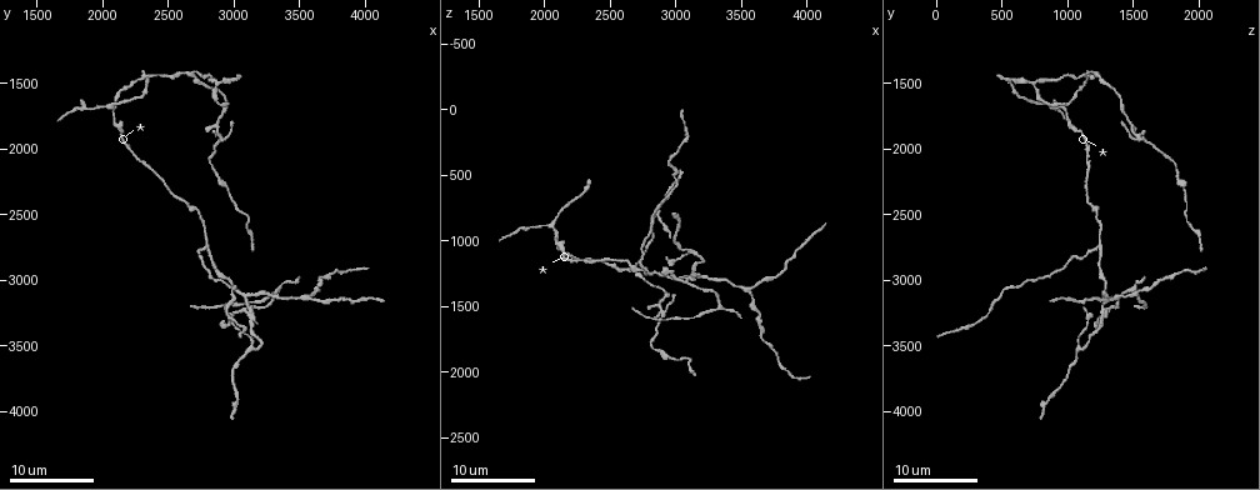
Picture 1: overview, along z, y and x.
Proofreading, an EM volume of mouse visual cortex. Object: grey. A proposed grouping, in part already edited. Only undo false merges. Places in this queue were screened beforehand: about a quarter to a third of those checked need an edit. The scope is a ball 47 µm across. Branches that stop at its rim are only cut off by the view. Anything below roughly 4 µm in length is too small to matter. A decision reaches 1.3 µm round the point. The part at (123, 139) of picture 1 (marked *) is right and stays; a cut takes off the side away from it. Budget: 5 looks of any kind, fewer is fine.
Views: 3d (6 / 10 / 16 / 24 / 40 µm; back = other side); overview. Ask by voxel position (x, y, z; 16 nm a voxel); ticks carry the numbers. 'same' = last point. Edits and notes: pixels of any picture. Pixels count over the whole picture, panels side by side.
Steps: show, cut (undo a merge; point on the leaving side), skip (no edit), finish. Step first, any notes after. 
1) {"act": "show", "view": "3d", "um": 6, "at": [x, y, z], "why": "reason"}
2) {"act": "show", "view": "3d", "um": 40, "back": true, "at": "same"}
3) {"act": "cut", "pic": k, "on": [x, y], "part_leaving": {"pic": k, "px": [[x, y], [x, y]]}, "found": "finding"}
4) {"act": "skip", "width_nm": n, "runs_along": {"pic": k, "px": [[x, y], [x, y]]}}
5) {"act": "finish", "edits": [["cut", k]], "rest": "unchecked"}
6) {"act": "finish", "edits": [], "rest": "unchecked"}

{"act": "show", "view": "3d", "um": 24, "at": [3100, 3240, 1320], "why": "looks like a crossing"}

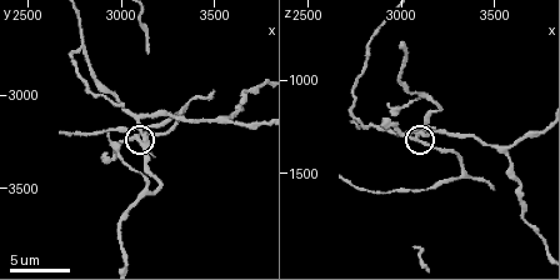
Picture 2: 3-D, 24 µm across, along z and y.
{"act": "show", "view": "3d", "um": 6, "at": [3080, 3220, 1320], "why": "zoom in"}

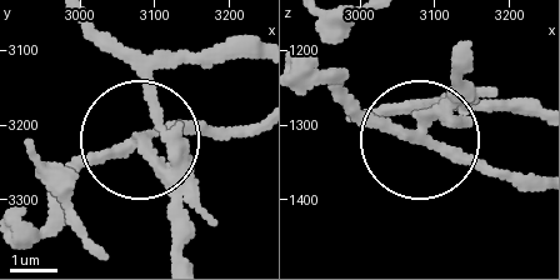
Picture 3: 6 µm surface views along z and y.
{"act": "show", "view": "3d", "um": 6, "back": true, "at": [3085, 3235, 1295]}

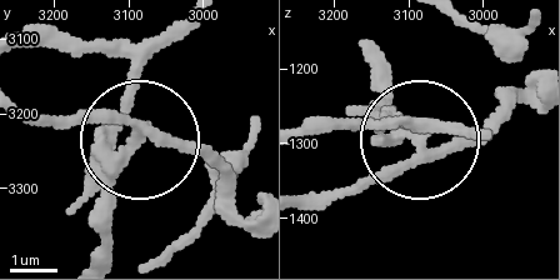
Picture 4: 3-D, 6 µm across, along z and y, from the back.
{"act": "cut", "pic": 4, "on": [109, 116], "arms": 5, "found": "a second cell is stuck on"}

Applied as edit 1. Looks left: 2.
{"act": "show", "view": "3d", "um": 6, "at": [2780, 2760, 1240], "why": "arms part here"}

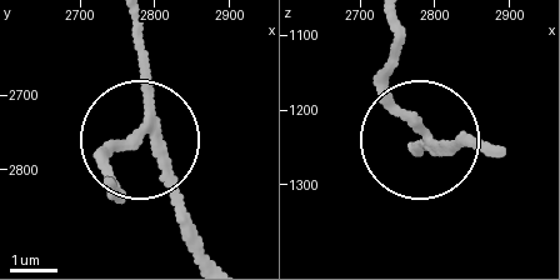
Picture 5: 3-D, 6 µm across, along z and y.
{"act": "cut", "pic": 5, "on": [105, 149], "part_leaving": {"pic": 5, "px": [[146, 128], [106, 159], [114, 188]]}, "found": "a second cell is stuck on"}

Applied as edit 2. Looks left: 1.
{"act": "show", "view": "3d", "um": 10, "at": [3540, 3120, 1380], "why": "three-way junction"}

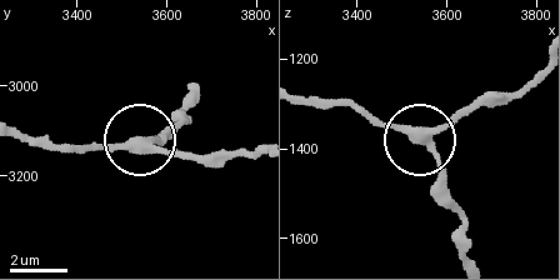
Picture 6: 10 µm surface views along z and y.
{"act": "skip", "arms": 3, "runs_along": {"pic": 6, "px": [[300, 98], [344, 101], [429, 135], [478, 98]]}, "found": "continuous, no second cell"}

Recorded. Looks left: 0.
{"act": "finish", "edits": [["cut", 4], ["cut", 5]], "rest": "unchecked"}

